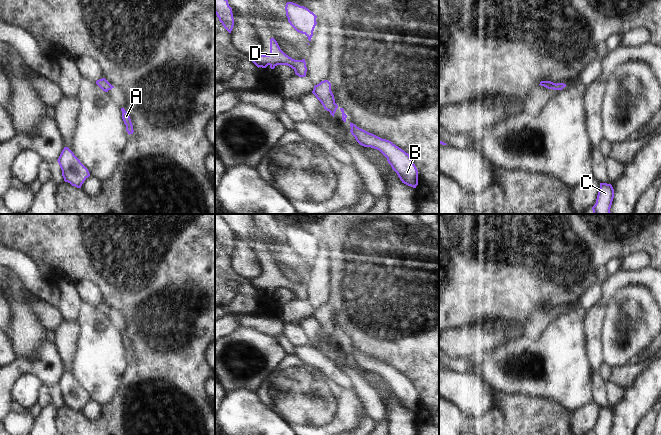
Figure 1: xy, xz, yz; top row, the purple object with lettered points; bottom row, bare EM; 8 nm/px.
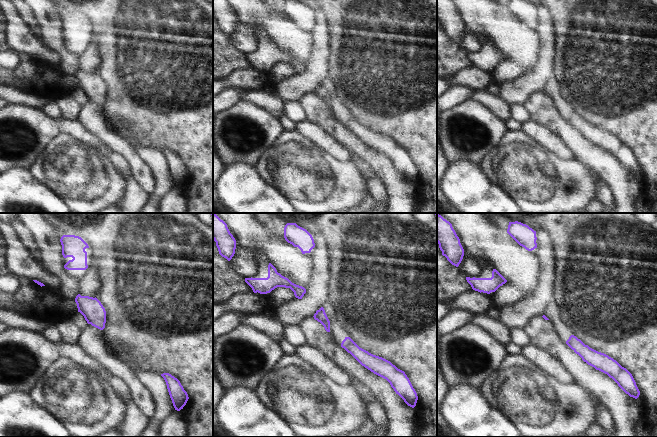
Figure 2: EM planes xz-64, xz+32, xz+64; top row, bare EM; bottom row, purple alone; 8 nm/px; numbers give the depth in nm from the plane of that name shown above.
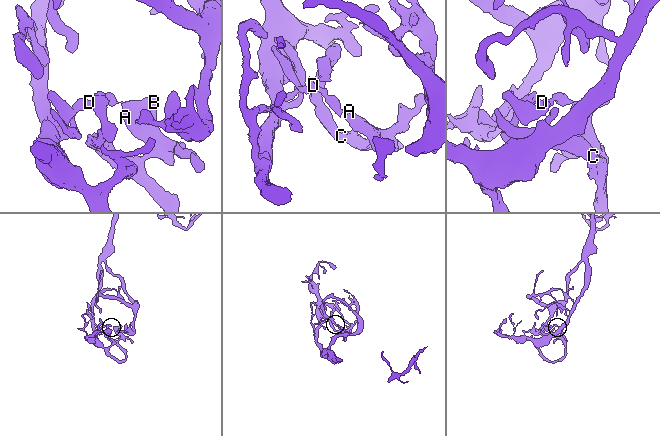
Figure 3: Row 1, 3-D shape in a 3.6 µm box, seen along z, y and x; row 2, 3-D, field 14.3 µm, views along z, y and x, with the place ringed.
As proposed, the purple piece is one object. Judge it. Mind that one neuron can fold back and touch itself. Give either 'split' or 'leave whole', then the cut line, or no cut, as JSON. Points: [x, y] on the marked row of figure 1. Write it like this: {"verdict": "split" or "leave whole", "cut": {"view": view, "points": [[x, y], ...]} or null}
{"verdict": "split", "cut": {"view": "xz", "points": [[334, 102], [329, 111]]}}

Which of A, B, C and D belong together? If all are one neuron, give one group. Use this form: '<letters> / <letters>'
A B C / D

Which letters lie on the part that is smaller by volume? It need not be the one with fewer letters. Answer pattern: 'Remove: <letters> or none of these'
Remove: D

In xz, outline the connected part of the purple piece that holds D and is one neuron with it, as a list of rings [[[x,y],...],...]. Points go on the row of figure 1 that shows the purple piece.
[[[274,38],[270,39],[269,55],[251,55],[251,61],[259,68],[266,68],[268,65],[274,69],[277,65],[291,67],[299,77],[305,77],[307,72],[305,59],[295,60],[286,55],[279,47]]]

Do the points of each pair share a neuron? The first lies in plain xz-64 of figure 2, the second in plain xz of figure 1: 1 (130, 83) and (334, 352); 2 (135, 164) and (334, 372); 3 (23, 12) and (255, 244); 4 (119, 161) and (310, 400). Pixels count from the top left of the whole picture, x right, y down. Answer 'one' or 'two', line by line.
1: two
2: two
3: one
4: two

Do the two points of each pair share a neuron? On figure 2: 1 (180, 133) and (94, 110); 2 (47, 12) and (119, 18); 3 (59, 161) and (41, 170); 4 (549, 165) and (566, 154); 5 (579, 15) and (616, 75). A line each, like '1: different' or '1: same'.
1: different
2: different
3: same
4: different
5: same

